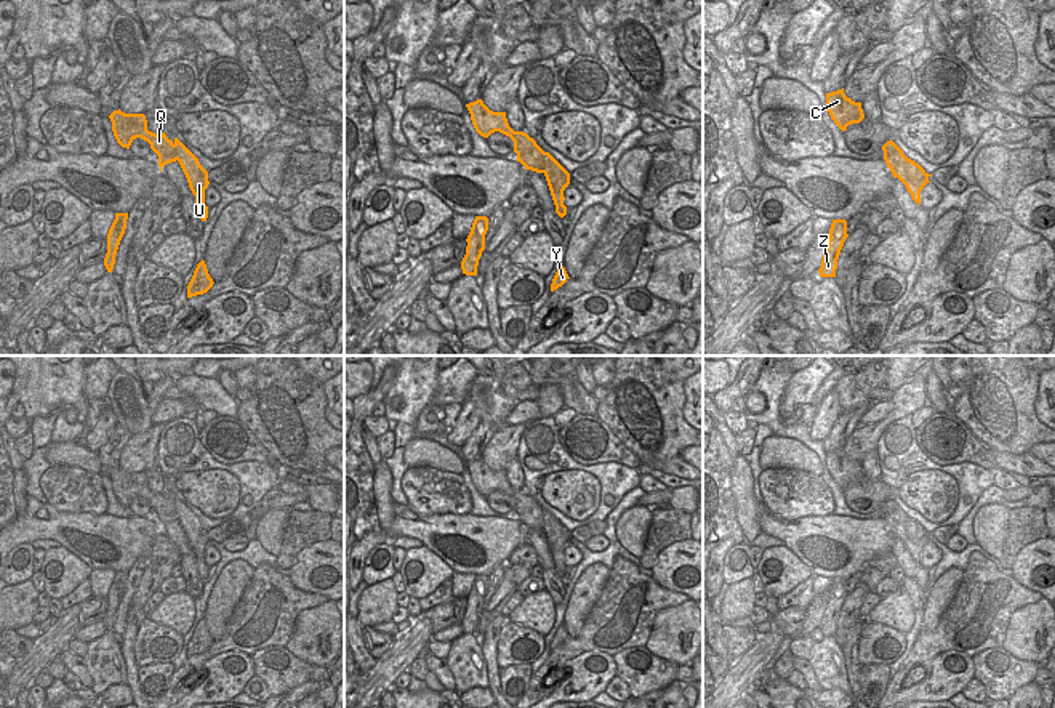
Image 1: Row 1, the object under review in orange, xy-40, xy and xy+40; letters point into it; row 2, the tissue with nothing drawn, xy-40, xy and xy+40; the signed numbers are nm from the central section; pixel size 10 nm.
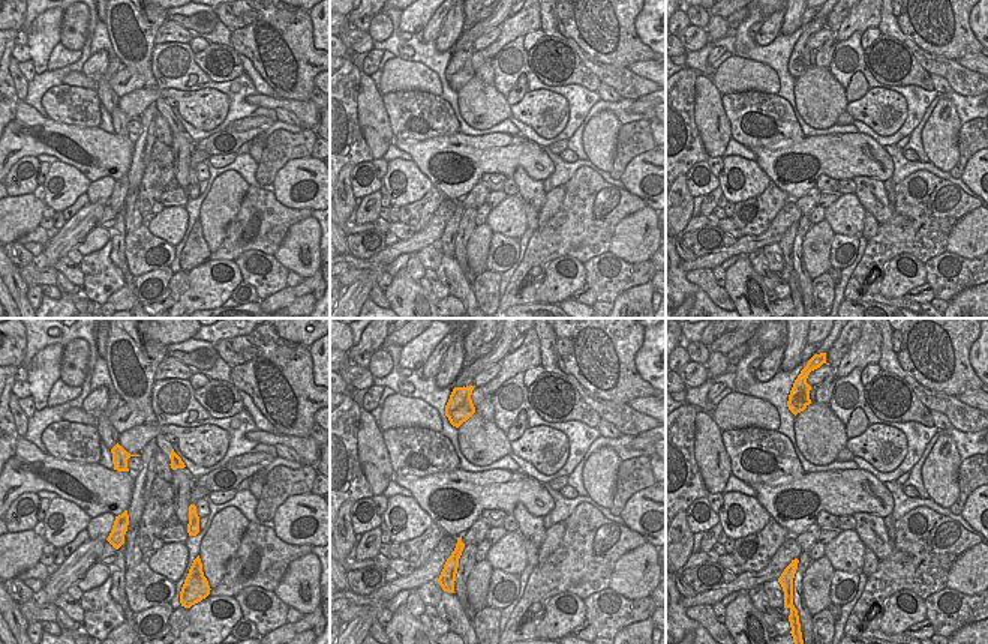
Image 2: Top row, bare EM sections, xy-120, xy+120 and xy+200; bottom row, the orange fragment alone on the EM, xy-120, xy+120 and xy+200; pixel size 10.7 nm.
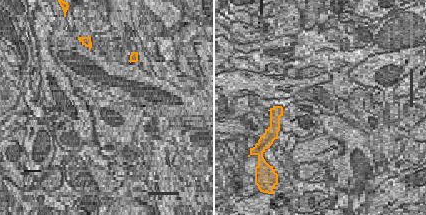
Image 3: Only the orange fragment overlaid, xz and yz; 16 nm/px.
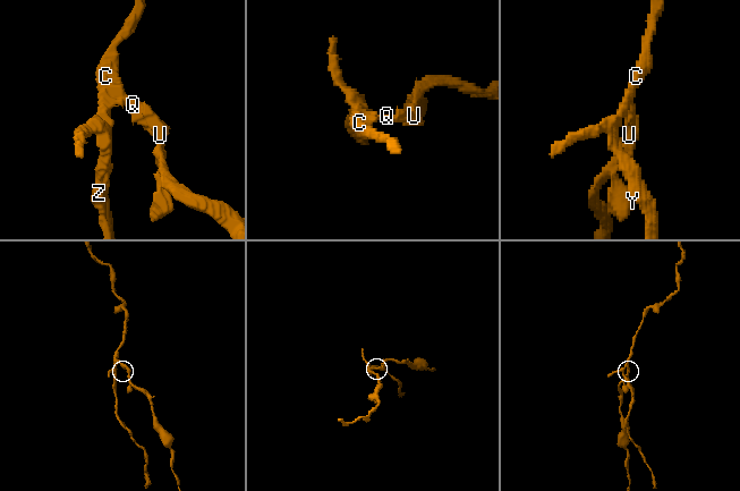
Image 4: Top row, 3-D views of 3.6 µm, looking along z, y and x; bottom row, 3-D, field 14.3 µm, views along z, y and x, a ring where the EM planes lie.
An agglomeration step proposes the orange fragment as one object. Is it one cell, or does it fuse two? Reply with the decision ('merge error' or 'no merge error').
merge error

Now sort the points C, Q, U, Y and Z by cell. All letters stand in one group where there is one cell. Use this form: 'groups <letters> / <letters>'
groups C Q Z / U Y

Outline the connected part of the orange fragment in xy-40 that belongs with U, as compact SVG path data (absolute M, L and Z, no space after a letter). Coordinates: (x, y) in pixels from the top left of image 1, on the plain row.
M174 497L178 521L187 537L189 546L195 554L197 572L202 580L208 577L208 565L205 564L205 548L208 546L208 530L200 524L199 517Z

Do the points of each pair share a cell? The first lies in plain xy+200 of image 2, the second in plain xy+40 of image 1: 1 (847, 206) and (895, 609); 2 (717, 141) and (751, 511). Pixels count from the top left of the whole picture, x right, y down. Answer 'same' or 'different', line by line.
1: same
2: same

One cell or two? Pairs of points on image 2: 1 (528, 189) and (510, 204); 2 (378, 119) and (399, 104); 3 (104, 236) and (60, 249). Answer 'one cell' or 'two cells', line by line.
1: two cells
2: two cells
3: two cells

